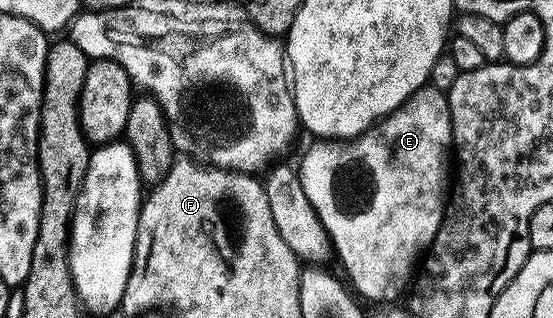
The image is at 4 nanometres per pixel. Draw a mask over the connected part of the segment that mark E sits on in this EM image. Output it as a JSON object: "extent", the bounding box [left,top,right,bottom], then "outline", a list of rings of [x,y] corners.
{"extent":[299,84,453,302],"outline":[[[428,84],[422,86],[421,89],[412,94],[398,110],[394,110],[393,113],[382,118],[380,122],[370,126],[365,133],[348,139],[347,144],[342,145],[345,147],[342,148],[341,154],[325,154],[323,148],[324,143],[319,140],[314,141],[314,143],[314,146],[306,152],[305,159],[302,160],[301,166],[299,165],[303,192],[307,192],[307,200],[311,200],[315,212],[319,216],[319,220],[327,228],[329,239],[333,242],[336,257],[338,259],[341,257],[341,262],[345,265],[345,270],[349,273],[350,280],[353,281],[354,287],[352,286],[352,289],[356,291],[358,295],[361,293],[363,297],[370,298],[373,302],[395,301],[401,293],[401,297],[406,293],[407,287],[414,277],[415,267],[418,265],[419,259],[428,251],[429,247],[433,245],[435,236],[441,227],[441,221],[445,219],[445,211],[447,209],[445,181],[447,181],[448,178],[450,181],[451,178],[451,147],[453,146],[453,129],[451,128],[449,100],[446,91],[436,90],[435,87]]]}

